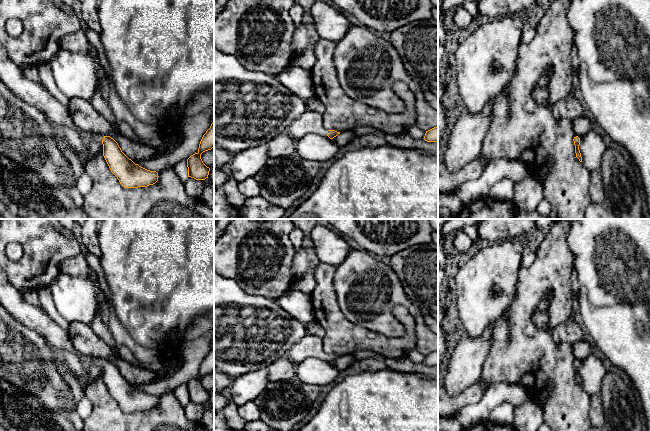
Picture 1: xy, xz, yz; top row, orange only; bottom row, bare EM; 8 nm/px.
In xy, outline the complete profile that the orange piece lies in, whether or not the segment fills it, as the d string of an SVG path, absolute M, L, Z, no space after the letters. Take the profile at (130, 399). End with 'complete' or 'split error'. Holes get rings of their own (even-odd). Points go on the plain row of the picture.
M92 357L92 361L103 368L103 380L120 408L125 412L138 412L153 409L158 405L156 395L147 394L135 388L121 374L118 367L110 360Z; split error

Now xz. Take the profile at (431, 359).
M438 351L426 355L423 363L427 366L438 366Z; complete

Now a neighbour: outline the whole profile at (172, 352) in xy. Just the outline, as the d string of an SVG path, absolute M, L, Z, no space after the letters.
M167 344L165 348L161 348L159 350L159 356L161 358L161 361L165 363L166 368L157 371L157 381L163 380L177 371L174 362L181 356L181 346L177 344Z

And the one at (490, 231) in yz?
M484 219L477 227L481 243L492 244L517 239L535 229L537 219Z

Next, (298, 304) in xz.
M293 283L277 302L295 320L309 324L315 320L312 296Z

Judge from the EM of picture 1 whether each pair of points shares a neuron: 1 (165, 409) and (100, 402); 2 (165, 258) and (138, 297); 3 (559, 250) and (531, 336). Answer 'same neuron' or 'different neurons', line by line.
1: same neuron
2: same neuron
3: same neuron

